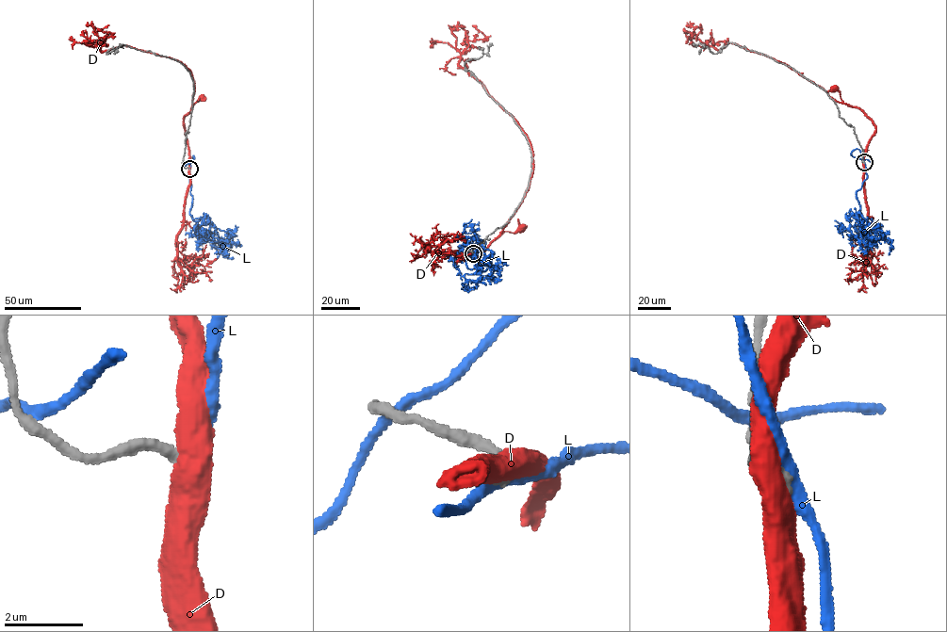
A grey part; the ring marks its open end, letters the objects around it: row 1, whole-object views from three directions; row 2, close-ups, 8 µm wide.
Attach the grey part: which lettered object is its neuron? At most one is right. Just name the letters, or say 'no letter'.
no letter

